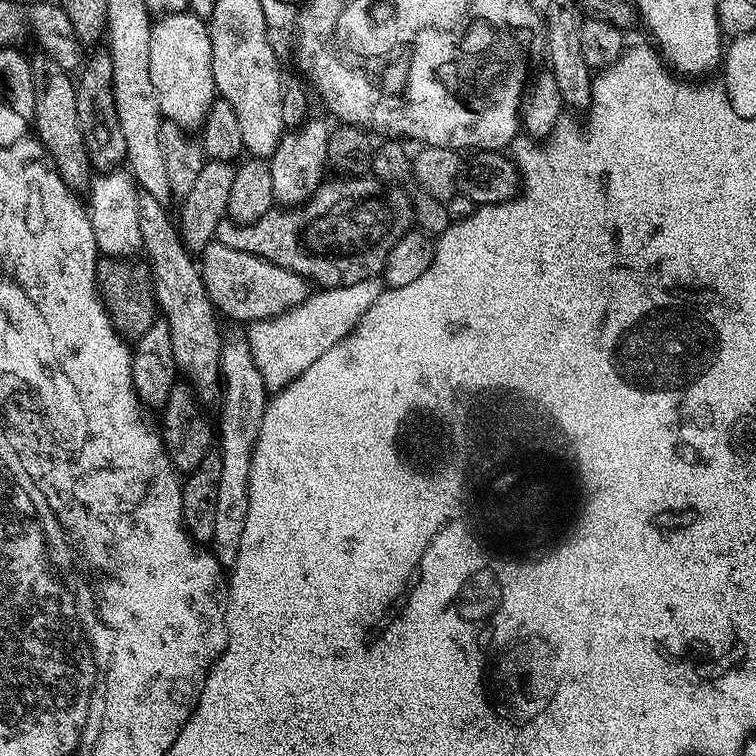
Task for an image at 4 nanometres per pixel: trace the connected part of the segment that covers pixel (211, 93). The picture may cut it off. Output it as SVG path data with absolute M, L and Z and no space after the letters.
M169 12L153 23L150 34L150 82L154 82L160 115L167 123L189 130L203 125L204 116L218 93L208 26L195 12Z

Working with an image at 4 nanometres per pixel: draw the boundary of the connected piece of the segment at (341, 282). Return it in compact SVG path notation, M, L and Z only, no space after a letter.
M371 174L336 179L340 180L325 179L306 203L274 206L250 224L225 218L218 222L216 240L230 250L249 252L294 270L320 288L354 286L354 282L379 277L398 238L413 231L413 197L408 197L403 187L384 183Z

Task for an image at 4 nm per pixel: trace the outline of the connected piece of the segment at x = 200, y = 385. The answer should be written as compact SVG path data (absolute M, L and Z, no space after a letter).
M138 191L138 230L142 230L142 252L152 270L152 289L156 291L156 302L159 315L170 326L170 342L174 346L174 358L177 369L182 373L183 379L192 385L196 395L201 401L215 401L222 392L222 377L220 375L220 349L222 347L222 335L216 326L217 310L212 307L212 299L204 285L204 279L200 277L200 269L193 253L184 245L180 237L180 229L177 223L168 217L165 205L154 198L148 192Z

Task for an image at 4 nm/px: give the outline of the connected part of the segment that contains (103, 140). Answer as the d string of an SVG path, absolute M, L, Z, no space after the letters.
M100 46L96 53L87 57L86 63L79 69L75 77L76 105L78 106L78 122L84 135L84 146L90 158L91 167L98 172L115 169L122 160L121 154L126 150L126 138L122 138L122 126L118 122L112 101L112 75L114 62L112 53L107 47Z

